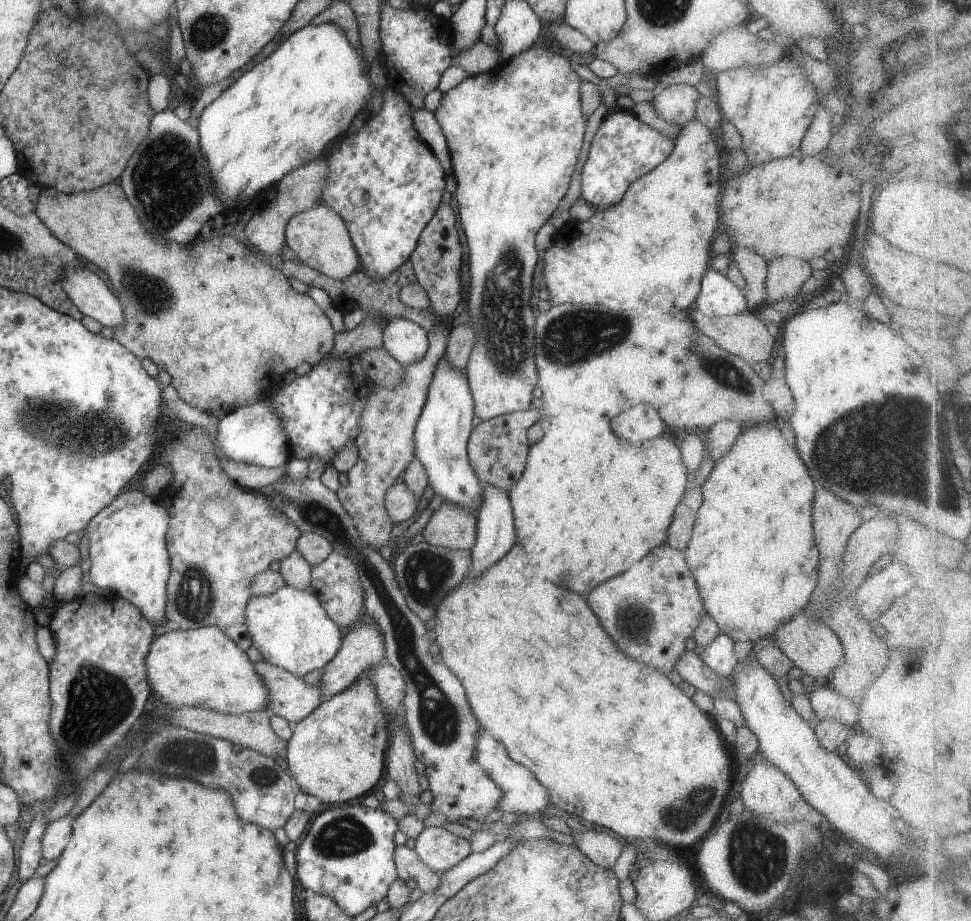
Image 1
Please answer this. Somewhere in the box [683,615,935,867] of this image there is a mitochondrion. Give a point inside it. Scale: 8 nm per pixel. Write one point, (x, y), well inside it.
(907, 666)

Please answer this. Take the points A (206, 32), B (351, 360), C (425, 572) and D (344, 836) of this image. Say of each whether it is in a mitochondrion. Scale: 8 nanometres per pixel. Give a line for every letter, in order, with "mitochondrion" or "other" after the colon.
A: mitochondrion
B: other
C: mitochondrion
D: mitochondrion

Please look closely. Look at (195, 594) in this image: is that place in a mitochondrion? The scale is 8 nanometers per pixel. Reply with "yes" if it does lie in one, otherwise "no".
yes

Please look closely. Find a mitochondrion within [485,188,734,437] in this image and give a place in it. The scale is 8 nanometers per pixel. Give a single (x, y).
(565, 340)

